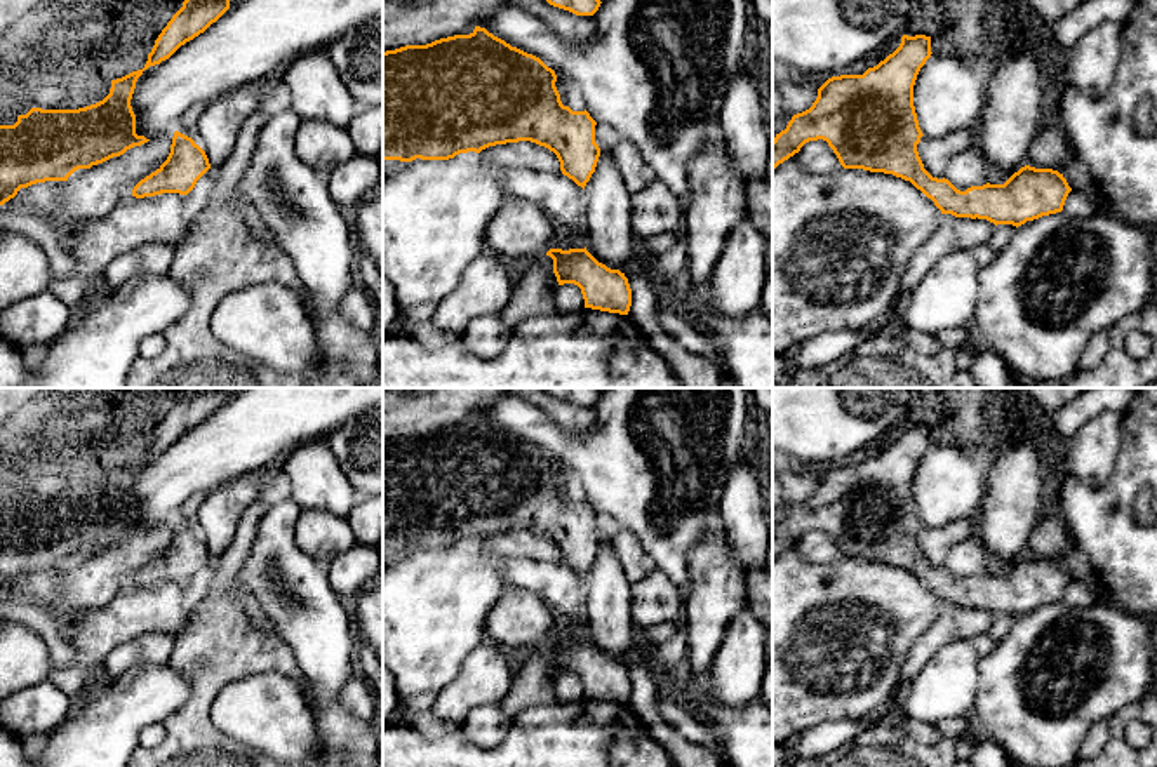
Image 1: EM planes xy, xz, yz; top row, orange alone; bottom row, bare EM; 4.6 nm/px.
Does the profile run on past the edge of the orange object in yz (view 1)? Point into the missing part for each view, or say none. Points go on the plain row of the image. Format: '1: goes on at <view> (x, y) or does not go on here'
1: does not go on here

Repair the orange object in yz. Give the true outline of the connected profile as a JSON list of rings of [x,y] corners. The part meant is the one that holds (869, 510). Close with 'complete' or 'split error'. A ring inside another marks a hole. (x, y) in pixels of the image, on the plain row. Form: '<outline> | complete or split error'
[[[901,426],[900,437],[863,464],[840,464],[828,468],[819,478],[813,496],[797,503],[786,518],[772,529],[772,558],[800,541],[809,530],[823,529],[837,544],[844,558],[884,562],[910,570],[941,604],[955,607],[986,609],[997,614],[1021,616],[1027,610],[1063,600],[1072,577],[1063,564],[1053,558],[1021,557],[1004,574],[971,576],[957,579],[948,569],[933,567],[919,546],[917,534],[924,525],[915,496],[913,475],[920,457],[931,447],[931,426]]] | complete

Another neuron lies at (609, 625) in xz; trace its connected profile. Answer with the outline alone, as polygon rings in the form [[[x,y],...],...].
[[[611,539],[600,546],[585,576],[586,583],[586,640],[611,659],[619,659],[632,647],[632,583],[612,550]]]

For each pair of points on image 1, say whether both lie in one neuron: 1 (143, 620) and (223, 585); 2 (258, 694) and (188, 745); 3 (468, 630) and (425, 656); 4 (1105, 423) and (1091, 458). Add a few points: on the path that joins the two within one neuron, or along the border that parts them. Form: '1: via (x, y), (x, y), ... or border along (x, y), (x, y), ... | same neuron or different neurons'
1: border along (195, 602), (188, 625), (176, 637) | different neurons
2: border along (225, 686), (211, 706), (211, 722), (220, 733) | different neurons
3: via (458, 630), (451, 630), (435, 646) | same neuron
4: via (1103, 432), (1093, 449) | same neuron

